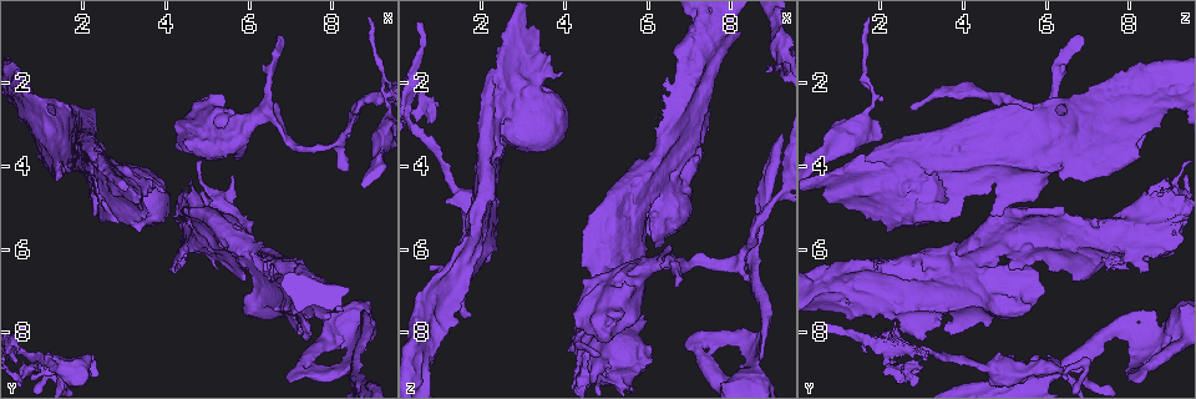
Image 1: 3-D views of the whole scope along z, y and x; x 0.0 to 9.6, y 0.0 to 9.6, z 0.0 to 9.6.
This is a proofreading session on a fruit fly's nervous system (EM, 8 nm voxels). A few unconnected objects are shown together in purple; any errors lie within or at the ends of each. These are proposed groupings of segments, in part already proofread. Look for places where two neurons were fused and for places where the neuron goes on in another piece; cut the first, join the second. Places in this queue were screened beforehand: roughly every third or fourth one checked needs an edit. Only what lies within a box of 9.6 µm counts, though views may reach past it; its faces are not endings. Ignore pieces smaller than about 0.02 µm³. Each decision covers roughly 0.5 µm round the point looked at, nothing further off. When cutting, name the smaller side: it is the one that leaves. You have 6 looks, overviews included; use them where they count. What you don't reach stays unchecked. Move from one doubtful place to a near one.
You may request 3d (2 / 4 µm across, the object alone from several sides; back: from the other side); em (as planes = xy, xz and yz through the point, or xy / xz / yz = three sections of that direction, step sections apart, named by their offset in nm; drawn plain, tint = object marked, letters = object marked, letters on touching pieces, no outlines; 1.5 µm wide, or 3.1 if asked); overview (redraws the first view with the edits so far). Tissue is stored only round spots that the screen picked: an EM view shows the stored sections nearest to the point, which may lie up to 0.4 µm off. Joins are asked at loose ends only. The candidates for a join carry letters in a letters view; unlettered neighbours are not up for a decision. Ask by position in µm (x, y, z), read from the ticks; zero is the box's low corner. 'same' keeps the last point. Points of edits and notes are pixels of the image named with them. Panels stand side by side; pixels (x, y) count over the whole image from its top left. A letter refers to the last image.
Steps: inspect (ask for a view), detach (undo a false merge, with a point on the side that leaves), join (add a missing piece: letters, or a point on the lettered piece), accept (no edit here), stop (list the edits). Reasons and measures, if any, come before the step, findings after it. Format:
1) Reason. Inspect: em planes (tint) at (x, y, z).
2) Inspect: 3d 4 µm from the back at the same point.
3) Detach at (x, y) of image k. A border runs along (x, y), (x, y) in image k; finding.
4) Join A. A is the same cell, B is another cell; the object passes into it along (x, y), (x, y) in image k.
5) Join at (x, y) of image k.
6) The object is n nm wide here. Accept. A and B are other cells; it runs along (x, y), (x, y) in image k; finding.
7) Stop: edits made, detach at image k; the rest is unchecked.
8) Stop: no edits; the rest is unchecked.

Sudden change in width. Inspect: em planes (tint) at (9.15, 3.65, 0.75).

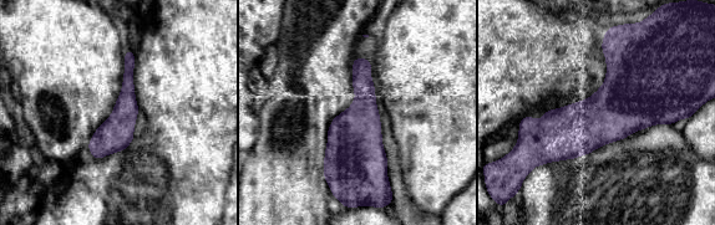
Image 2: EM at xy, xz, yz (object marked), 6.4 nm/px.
See the neighbours. Inspect: em planes (letters) at the same point.

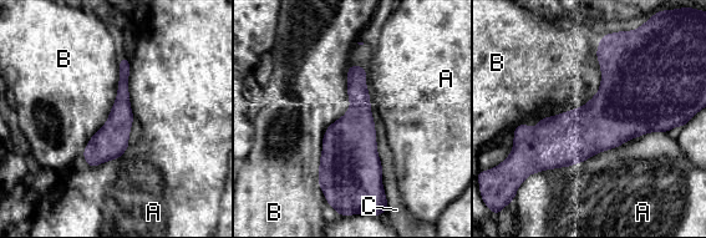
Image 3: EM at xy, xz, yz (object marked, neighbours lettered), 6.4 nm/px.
The object is 200 nm wide here. Accept. A, B and C are other cells; it runs along (123, 61), (120, 122), (91, 163) in image 3; all the same neuron.

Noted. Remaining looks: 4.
Tapers out. Inspect: 3d 4 µm at (8.35, 4.10, 6.35).

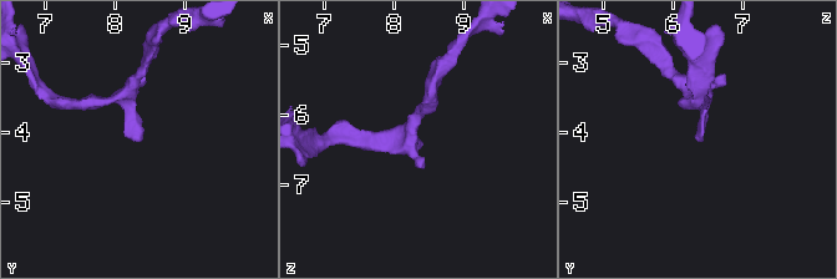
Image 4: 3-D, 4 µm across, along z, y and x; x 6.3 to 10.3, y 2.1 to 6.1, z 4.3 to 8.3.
Now the EM. Inspect: em planes (letters) at (8.40, 4.15, 6.35).

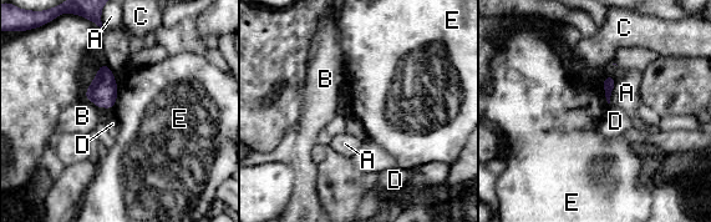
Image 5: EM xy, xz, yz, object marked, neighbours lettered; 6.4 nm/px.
Accept. A, B, C, D and E are other cells; no lettered piece goes on from it.

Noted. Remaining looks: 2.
Free end. Inspect: 3d 2 µm at (8.65, 8.00, 8.35).

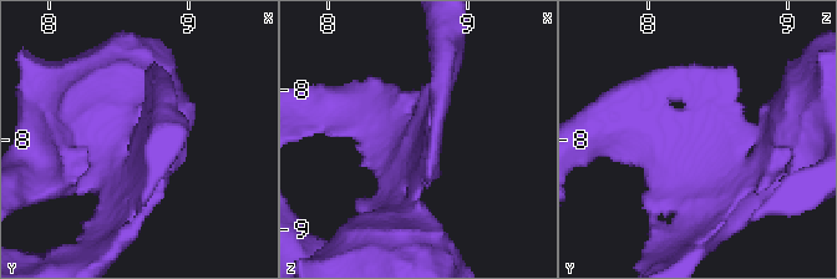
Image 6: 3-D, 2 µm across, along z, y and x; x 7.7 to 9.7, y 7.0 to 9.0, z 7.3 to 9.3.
Inspect: em planes (letters) at (8.72, 7.94, 8.26).

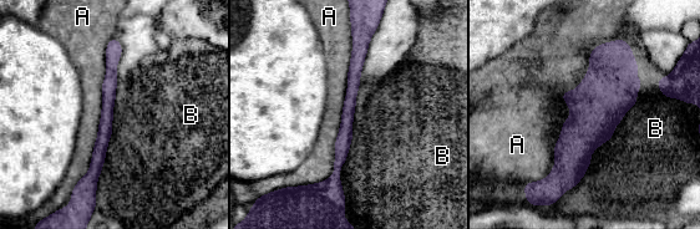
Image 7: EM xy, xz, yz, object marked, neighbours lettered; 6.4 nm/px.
The longest contact is with A, 1100 nm. Accept. A and B are other cells; no lettered piece goes on from it.

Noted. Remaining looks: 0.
Stop: no edits; the rest is unchecked.

